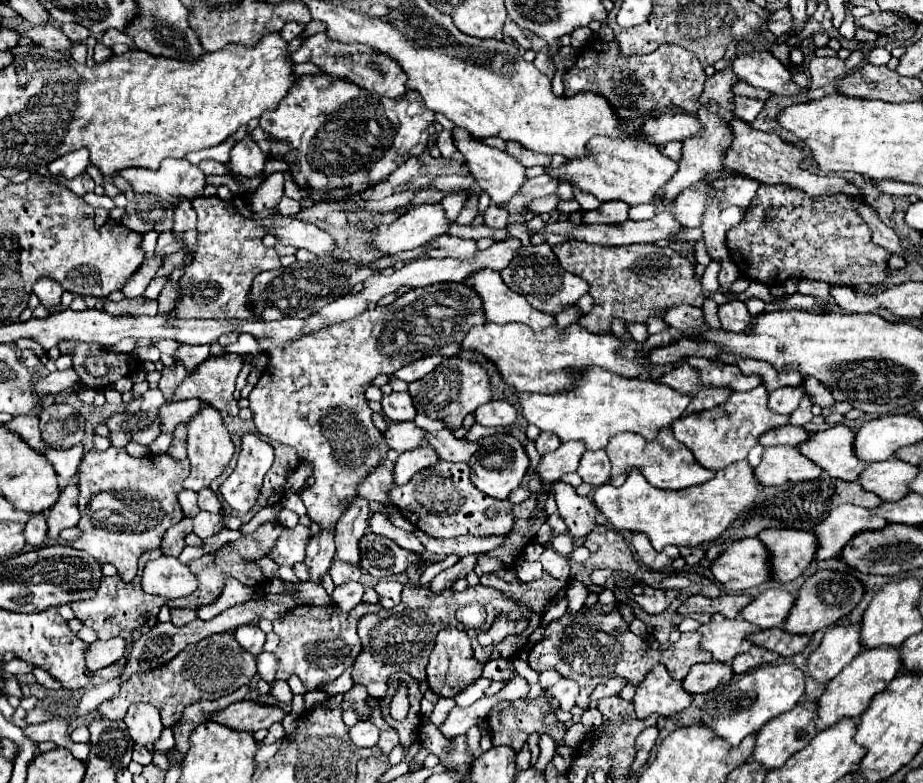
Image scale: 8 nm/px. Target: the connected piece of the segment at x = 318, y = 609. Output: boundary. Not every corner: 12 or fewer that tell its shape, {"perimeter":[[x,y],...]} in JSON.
{"perimeter":[[380,604],[296,606],[280,620],[276,678],[306,690],[360,654],[356,624]]}

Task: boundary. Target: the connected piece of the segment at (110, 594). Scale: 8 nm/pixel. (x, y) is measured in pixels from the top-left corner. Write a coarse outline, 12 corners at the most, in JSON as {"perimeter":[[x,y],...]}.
{"perimeter":[[103,577],[92,600],[72,602],[98,638],[122,636],[130,648],[156,622],[160,598],[134,582]]}

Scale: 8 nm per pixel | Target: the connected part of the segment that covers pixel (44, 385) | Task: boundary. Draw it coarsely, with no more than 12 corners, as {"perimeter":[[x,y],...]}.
{"perimeter":[[74,368],[56,370],[36,382],[38,392],[58,394],[76,386]]}

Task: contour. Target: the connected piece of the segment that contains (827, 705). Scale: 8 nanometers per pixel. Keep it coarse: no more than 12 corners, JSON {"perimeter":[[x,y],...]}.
{"perimeter":[[898,648],[862,650],[818,698],[816,728],[860,716],[900,670]]}

